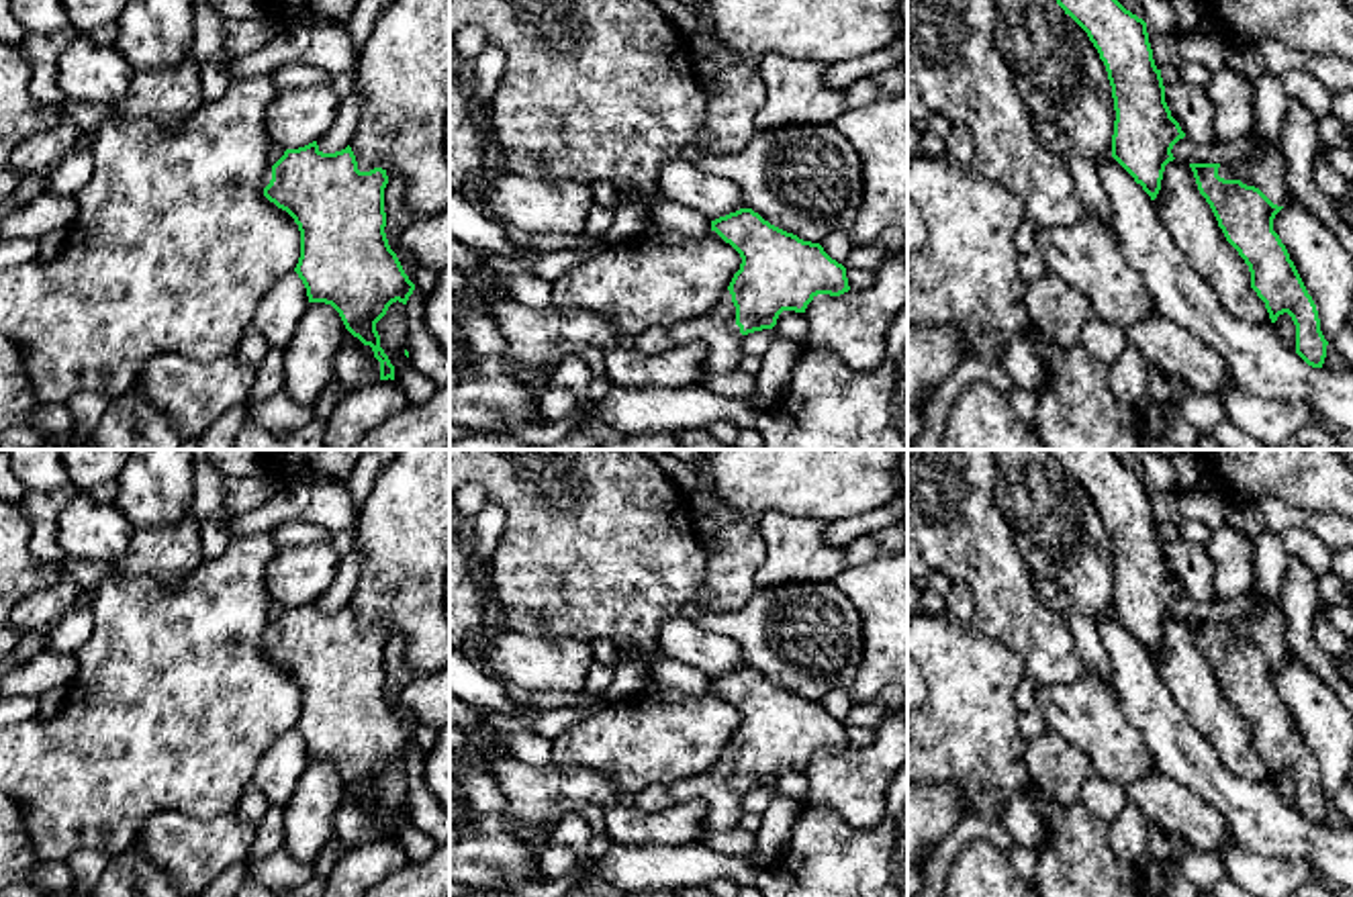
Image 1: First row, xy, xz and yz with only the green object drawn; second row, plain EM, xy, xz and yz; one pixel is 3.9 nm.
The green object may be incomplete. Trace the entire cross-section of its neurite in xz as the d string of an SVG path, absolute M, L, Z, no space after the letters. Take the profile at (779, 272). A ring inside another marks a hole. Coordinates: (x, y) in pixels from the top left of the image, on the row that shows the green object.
M752 208L711 221L711 231L740 253L740 270L707 315L668 329L674 347L705 347L707 374L736 370L744 358L742 339L773 329L783 311L805 313L818 294L850 290L846 268L820 243L771 225Z

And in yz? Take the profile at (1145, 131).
M1057 0L1089 37L1106 65L1114 98L1112 157L1157 198L1173 145L1185 137L1165 102L1147 22L1118 0Z

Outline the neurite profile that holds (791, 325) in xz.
M783 311L777 319L779 333L793 341L793 343L805 343L807 337L807 321L803 313L795 311Z

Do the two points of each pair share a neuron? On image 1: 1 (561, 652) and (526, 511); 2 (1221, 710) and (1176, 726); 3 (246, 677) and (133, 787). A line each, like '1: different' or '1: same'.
1: different
2: different
3: same

